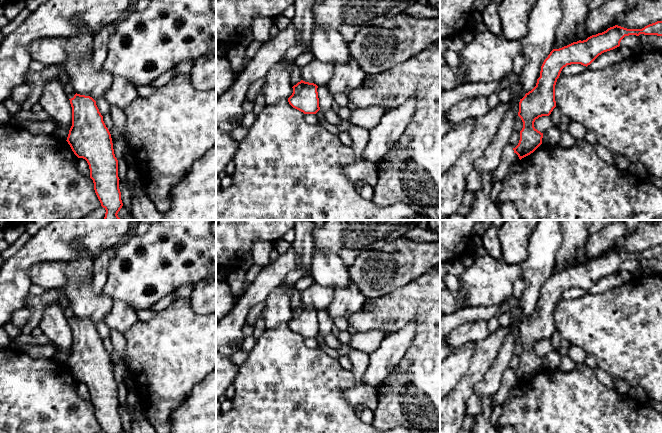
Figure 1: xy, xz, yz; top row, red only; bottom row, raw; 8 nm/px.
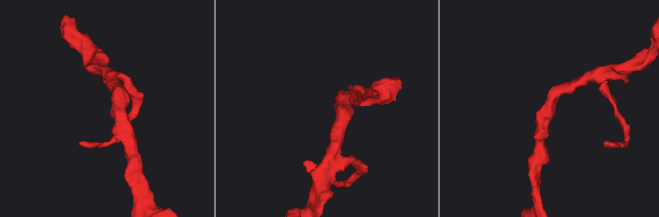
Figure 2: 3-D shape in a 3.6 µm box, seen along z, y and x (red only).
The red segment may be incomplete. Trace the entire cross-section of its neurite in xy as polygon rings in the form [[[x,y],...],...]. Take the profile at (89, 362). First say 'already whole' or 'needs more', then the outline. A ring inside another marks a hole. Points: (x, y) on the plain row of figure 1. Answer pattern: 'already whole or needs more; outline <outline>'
needs more; outline [[[69,307],[65,308],[65,316],[72,331],[72,350],[66,365],[78,382],[87,385],[101,430],[121,433],[118,384],[96,325],[90,320],[77,318]]]

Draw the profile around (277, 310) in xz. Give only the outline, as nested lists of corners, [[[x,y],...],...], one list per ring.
[[[284,282],[274,289],[265,299],[265,307],[261,316],[265,322],[265,329],[271,330],[280,324],[288,324],[293,317],[291,308],[291,291],[295,285]]]

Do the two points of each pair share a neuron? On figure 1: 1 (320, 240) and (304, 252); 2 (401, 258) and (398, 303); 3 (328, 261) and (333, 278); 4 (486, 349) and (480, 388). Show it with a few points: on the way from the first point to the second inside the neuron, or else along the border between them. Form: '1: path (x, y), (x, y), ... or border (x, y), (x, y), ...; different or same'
1: border (311, 230), (314, 247); different
2: border (420, 276), (378, 297); different
3: path (328, 265), (328, 269), (333, 274); same
4: border (494, 359), (485, 375), (475, 385), (473, 392); different

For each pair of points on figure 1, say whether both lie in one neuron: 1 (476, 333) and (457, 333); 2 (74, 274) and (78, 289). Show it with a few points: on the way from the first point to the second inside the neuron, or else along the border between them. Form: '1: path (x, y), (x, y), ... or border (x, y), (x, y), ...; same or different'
1: path (471, 333), (462, 333); same
2: path (78, 278), (78, 285); same

